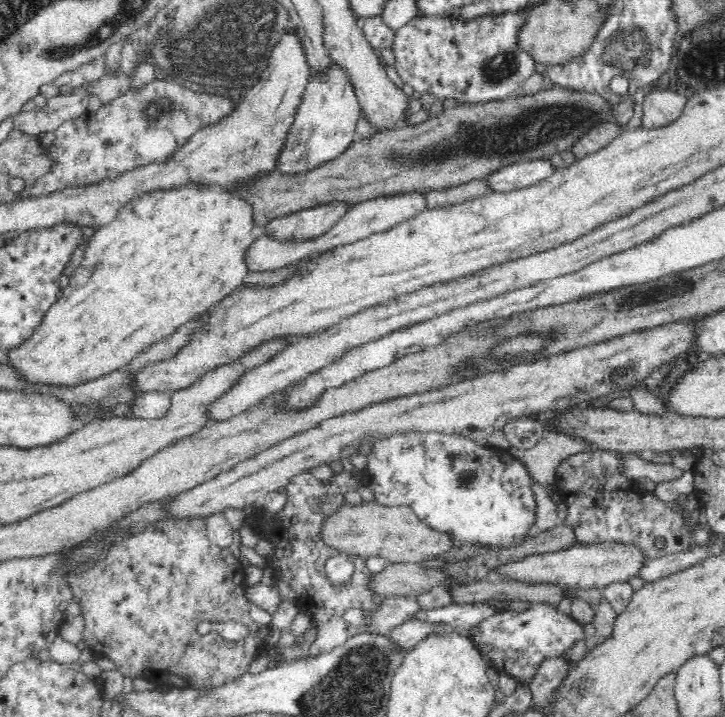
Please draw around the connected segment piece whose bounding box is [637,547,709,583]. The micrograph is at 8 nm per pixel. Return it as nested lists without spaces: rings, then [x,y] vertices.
[[[695,548],[685,554],[664,556],[643,562],[643,567],[638,570],[637,577],[644,583],[652,583],[675,573],[687,570],[699,561],[708,558],[705,548]]]

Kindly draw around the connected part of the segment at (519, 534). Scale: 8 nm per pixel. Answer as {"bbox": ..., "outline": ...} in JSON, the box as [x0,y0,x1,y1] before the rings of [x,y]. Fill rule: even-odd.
{"bbox":[365,433,537,550],"outline":[[[458,433],[396,434],[376,441],[367,456],[365,484],[372,491],[374,501],[384,506],[406,506],[420,522],[432,530],[444,533],[456,546],[506,550],[522,544],[528,534],[536,532],[537,502],[531,489],[529,470],[503,447],[477,443]]]}

